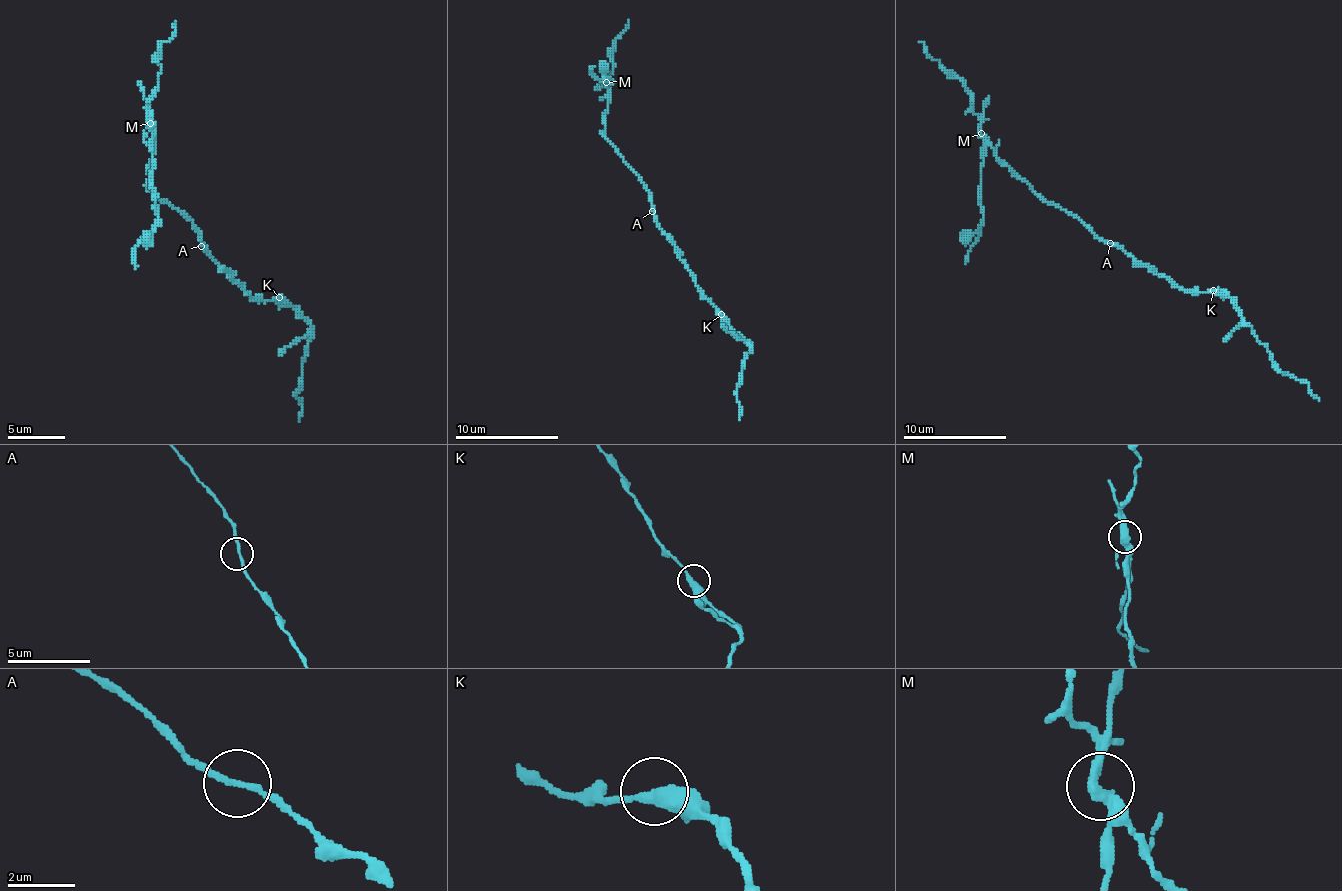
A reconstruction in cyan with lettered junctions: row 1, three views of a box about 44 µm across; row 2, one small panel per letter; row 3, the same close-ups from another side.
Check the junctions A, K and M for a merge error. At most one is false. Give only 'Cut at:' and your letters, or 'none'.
Cut at: M

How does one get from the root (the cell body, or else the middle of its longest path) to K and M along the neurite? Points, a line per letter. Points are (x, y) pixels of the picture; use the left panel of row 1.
K: (204, 246), (253, 297), (265, 300), (279, 297)
M: (204, 246), (190, 220), (147, 188), (155, 151), (155, 128), (149, 122)

